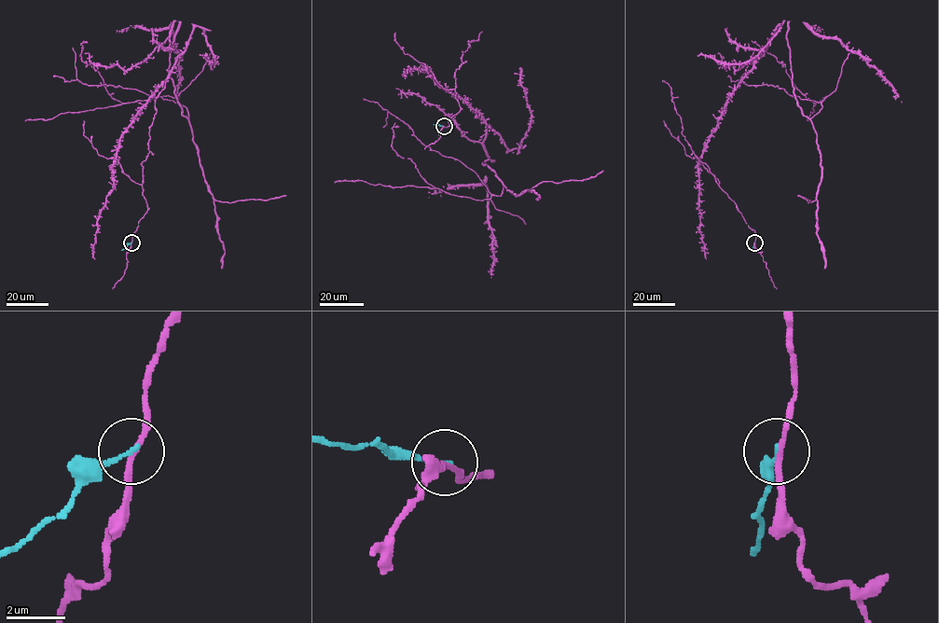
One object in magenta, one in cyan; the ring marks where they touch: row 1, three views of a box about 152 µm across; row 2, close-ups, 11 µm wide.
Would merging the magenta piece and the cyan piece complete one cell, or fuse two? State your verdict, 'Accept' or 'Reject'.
Reject

